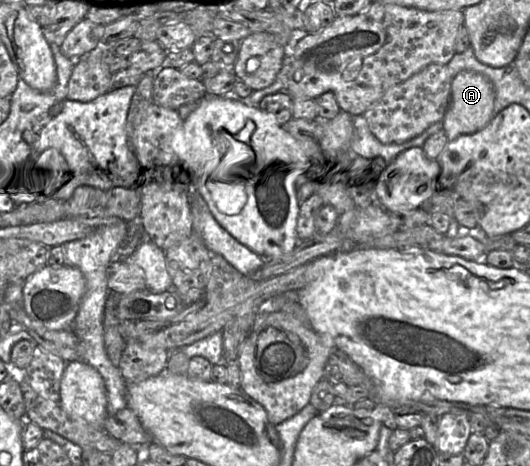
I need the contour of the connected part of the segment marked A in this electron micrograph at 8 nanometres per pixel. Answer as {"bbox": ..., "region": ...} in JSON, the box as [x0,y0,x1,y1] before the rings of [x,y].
{"bbox":[442,70,494,140],"region":[[[466,70],[456,74],[451,80],[450,101],[442,119],[442,131],[448,140],[484,128],[494,117],[494,99],[493,86],[482,74]]]}

